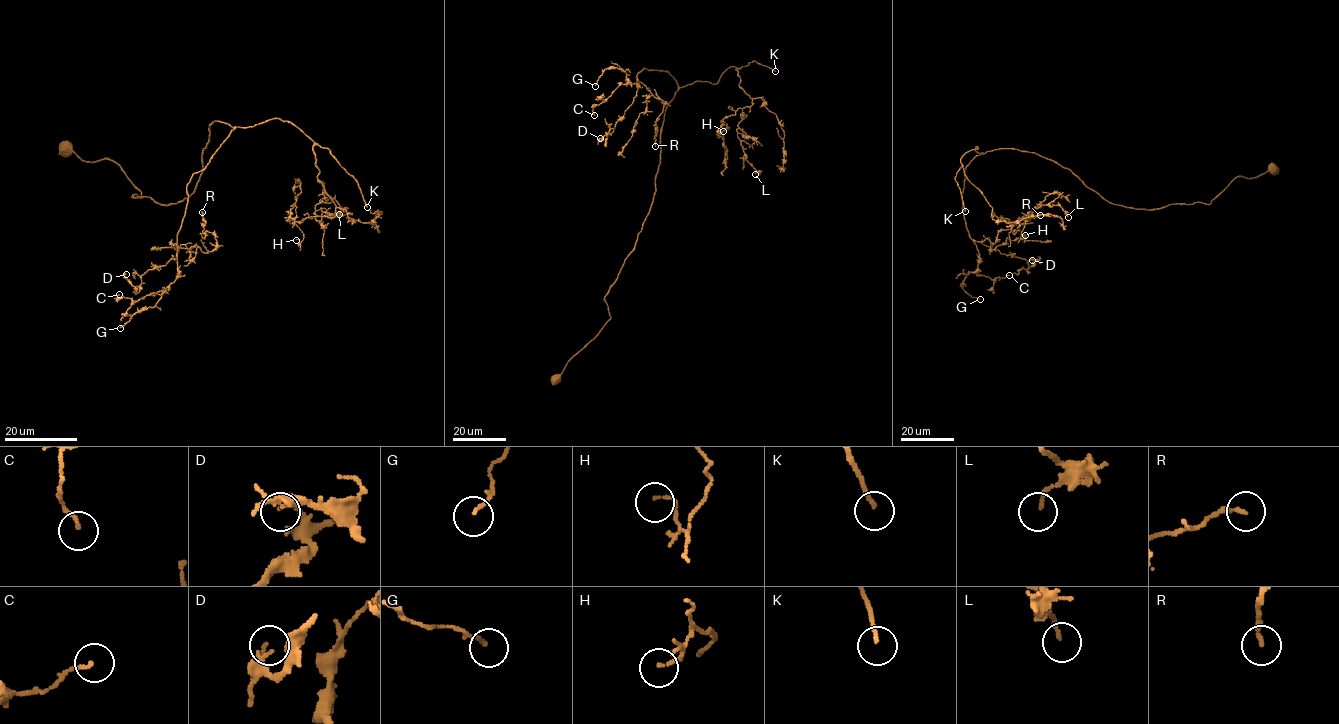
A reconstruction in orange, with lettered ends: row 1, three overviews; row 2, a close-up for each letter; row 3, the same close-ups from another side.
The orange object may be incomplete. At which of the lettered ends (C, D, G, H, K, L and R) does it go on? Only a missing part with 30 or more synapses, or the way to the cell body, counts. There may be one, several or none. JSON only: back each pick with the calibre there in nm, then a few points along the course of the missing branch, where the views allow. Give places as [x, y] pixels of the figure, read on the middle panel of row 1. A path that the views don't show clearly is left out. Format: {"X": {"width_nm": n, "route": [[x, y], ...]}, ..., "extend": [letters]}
{"K": {"width_nm": 140, "route": [[775, 71], [781, 71], [781, 76], [793, 78], [813, 93], [812, 132]]}, "extend": ["K"]}

